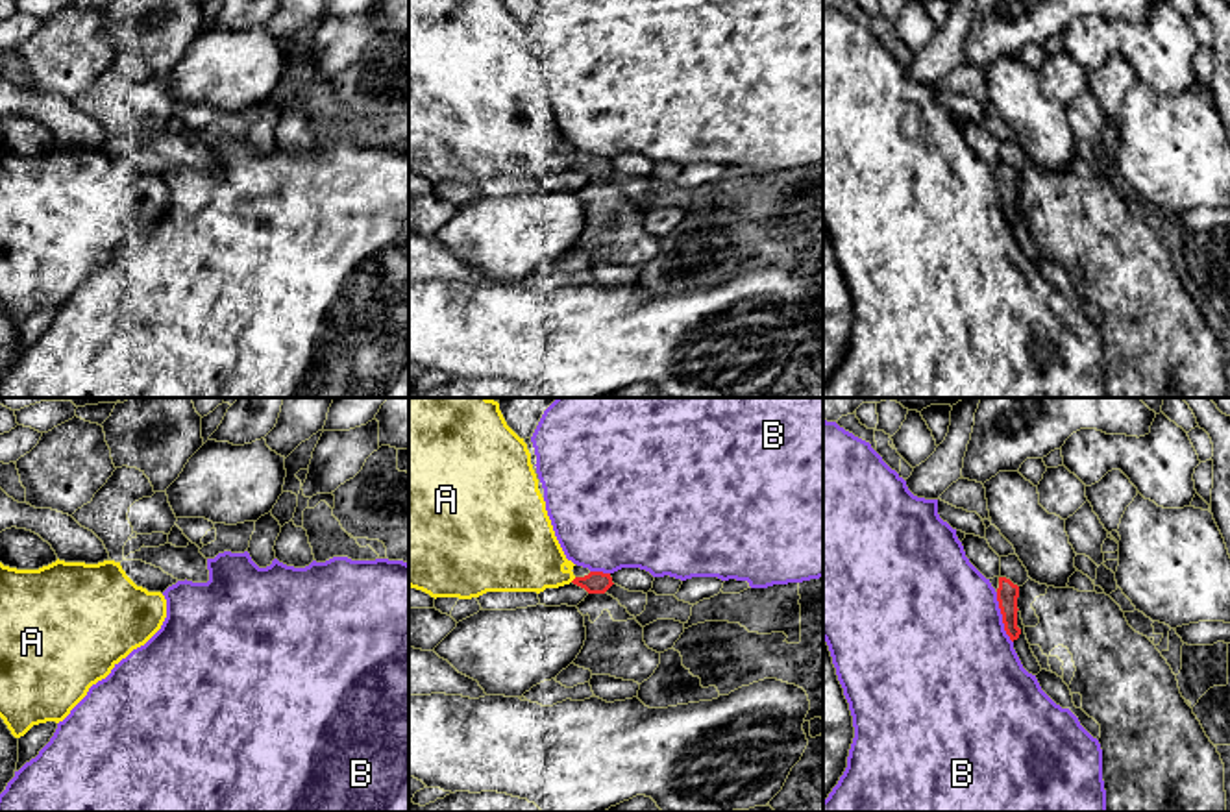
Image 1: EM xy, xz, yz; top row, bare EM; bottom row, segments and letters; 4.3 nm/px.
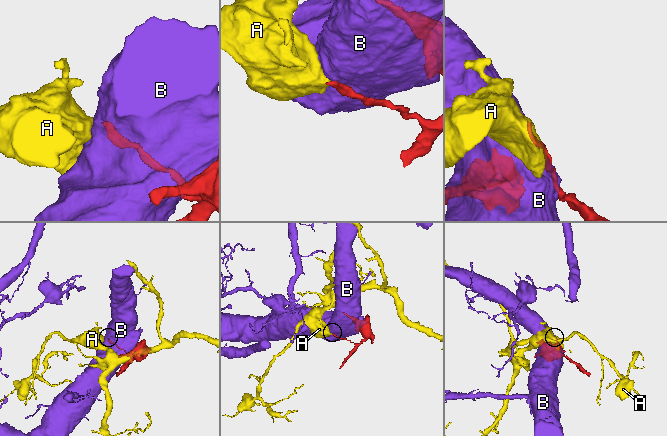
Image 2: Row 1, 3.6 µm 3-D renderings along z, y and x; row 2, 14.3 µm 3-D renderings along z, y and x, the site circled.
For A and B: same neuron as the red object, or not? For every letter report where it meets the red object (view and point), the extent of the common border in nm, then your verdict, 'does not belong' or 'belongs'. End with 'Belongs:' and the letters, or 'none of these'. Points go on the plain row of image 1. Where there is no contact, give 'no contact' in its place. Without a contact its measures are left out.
A: contact xz (574, 165); length 40 nm; does not belong
B: contact yz (1003, 204); length 240 nm; does not belong
Belongs: none of these

